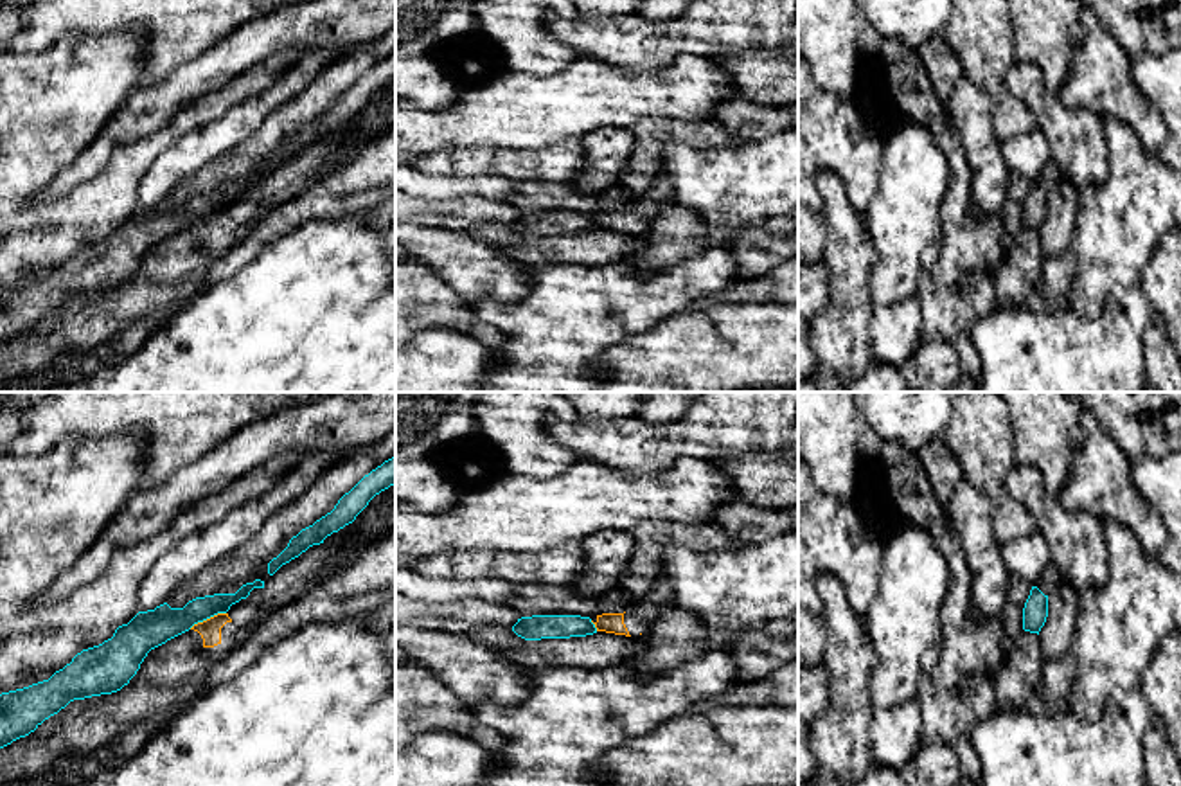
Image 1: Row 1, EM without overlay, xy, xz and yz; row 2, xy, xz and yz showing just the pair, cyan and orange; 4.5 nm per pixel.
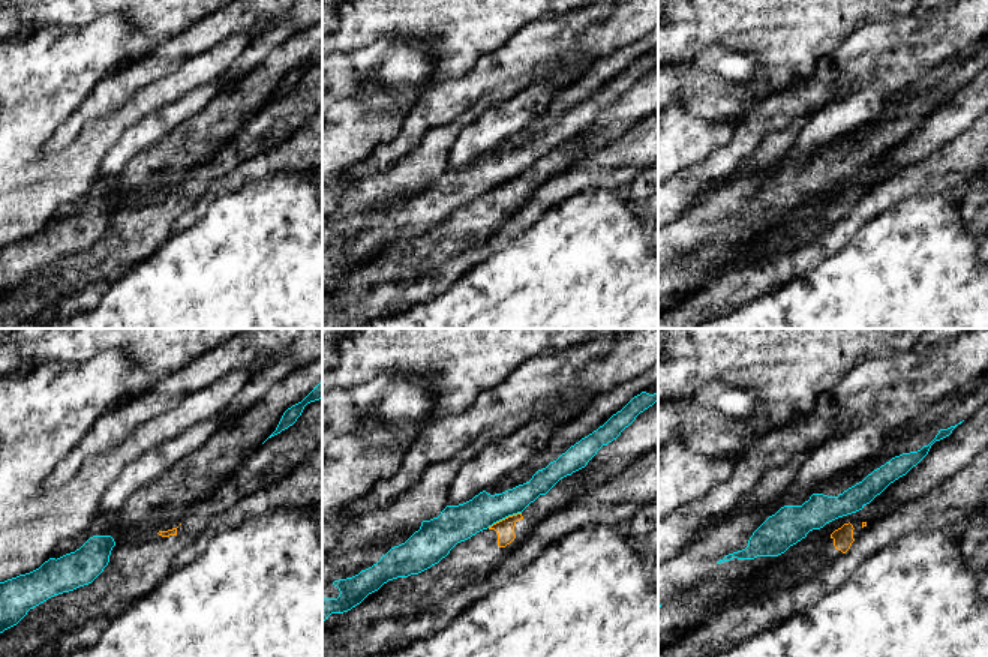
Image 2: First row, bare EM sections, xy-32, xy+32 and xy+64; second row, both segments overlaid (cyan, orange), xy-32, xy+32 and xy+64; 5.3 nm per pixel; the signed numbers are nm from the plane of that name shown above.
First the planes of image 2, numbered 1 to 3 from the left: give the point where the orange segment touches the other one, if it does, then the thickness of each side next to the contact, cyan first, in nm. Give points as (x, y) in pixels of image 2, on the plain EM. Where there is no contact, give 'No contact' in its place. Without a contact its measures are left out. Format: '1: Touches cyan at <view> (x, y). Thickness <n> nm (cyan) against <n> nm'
1: No contact
2: Touches cyan at xy+32 (504, 182). Thickness 190 nm (cyan) against 100 nm
3: No contact

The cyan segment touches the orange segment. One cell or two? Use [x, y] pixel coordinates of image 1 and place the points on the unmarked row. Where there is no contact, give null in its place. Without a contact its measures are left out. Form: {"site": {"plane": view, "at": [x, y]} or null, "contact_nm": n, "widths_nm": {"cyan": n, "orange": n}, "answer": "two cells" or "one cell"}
{"site": {"plane": "xy", "at": [207, 214]}, "contact_nm": 180, "widths_nm": {"cyan": 160, "orange": 100}, "answer": "two cells"}

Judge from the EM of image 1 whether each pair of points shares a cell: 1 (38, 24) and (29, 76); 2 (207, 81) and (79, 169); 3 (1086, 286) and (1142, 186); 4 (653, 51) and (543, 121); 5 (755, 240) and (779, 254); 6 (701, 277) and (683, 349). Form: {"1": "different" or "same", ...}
{"1": "different", "2": "same", "3": "same", "4": "different", "5": "same", "6": "different"}

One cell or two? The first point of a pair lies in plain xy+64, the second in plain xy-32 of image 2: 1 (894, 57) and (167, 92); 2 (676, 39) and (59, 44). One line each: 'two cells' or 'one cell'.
1: two cells
2: two cells

